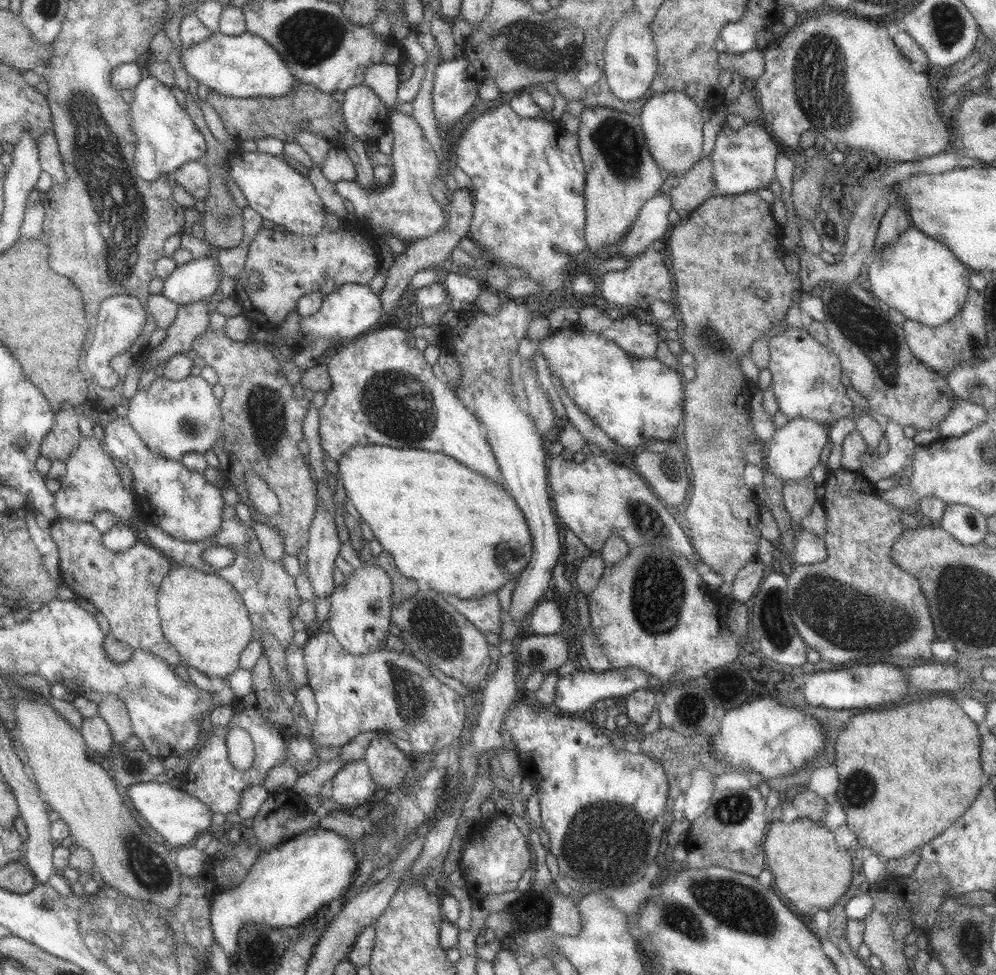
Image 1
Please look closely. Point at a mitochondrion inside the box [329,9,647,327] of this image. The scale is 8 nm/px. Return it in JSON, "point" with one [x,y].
{"point":[524,44]}

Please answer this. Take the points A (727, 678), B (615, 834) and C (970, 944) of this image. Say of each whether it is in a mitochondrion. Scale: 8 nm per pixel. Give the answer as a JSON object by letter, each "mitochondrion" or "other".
{"A":"other","B":"mitochondrion","C":"mitochondrion"}

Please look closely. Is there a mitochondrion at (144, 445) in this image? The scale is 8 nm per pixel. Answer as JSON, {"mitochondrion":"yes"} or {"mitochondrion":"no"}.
{"mitochondrion":"no"}

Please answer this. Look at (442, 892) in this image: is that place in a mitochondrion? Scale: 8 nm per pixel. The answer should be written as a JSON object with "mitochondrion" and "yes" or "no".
{"mitochondrion":"no"}

